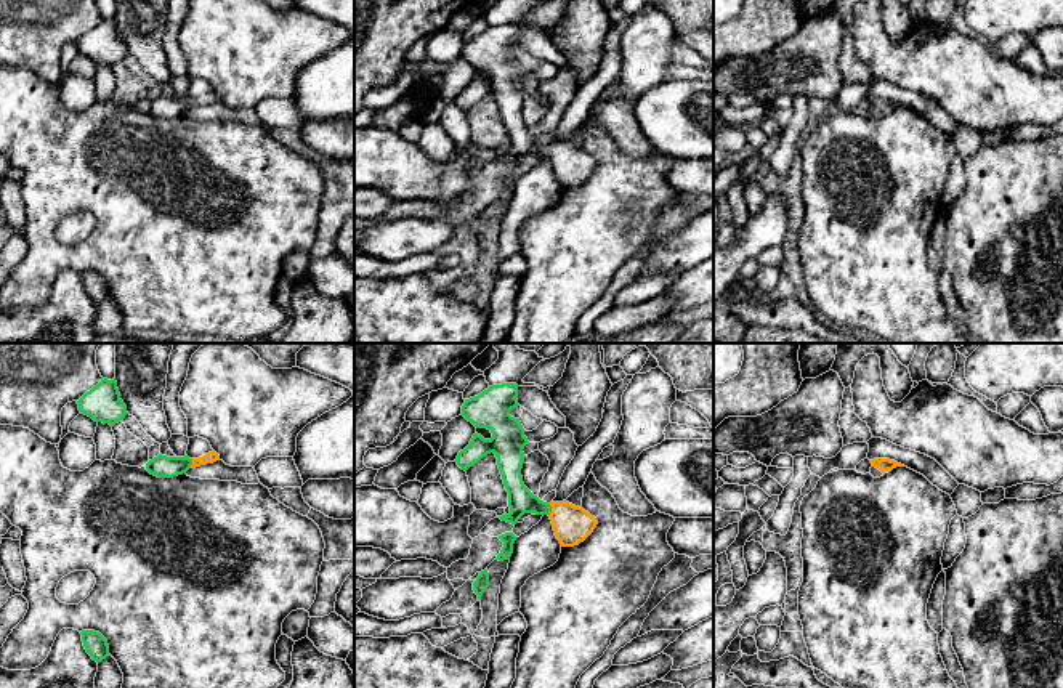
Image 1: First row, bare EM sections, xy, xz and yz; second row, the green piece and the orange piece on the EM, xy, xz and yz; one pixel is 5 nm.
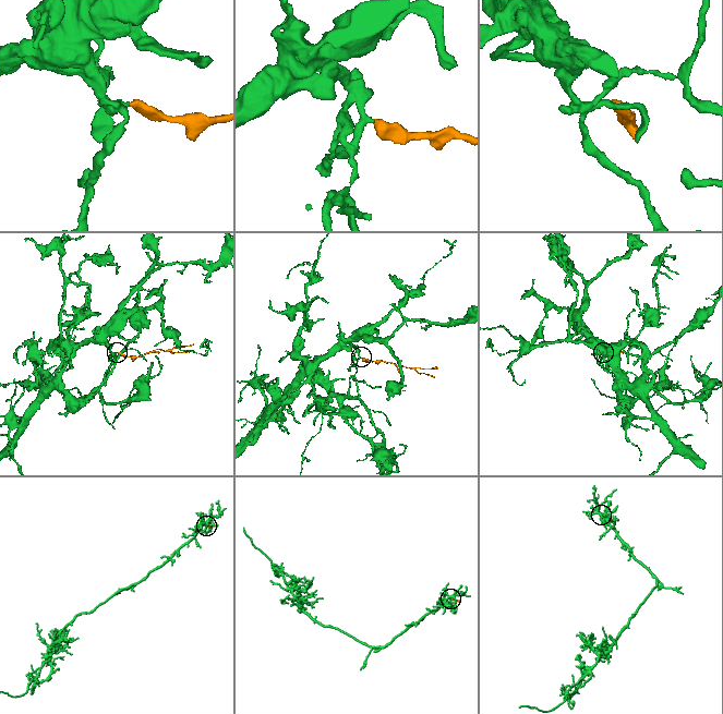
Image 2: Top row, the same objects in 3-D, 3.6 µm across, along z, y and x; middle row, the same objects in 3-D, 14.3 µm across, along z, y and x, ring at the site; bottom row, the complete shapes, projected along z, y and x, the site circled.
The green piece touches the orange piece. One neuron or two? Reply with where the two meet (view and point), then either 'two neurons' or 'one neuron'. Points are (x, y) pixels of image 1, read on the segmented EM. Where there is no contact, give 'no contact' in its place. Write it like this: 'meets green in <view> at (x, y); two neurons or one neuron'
meets green in xz at (550, 510); one neuron

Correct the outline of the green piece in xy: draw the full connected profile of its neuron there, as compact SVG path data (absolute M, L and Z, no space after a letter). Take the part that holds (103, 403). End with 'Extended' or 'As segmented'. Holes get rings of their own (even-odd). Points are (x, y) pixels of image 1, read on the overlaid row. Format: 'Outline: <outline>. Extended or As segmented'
Outline: M101 378L77 404L82 414L91 417L95 422L109 423L111 427L123 420L128 414L127 406L120 399L115 378Z. As segmented

